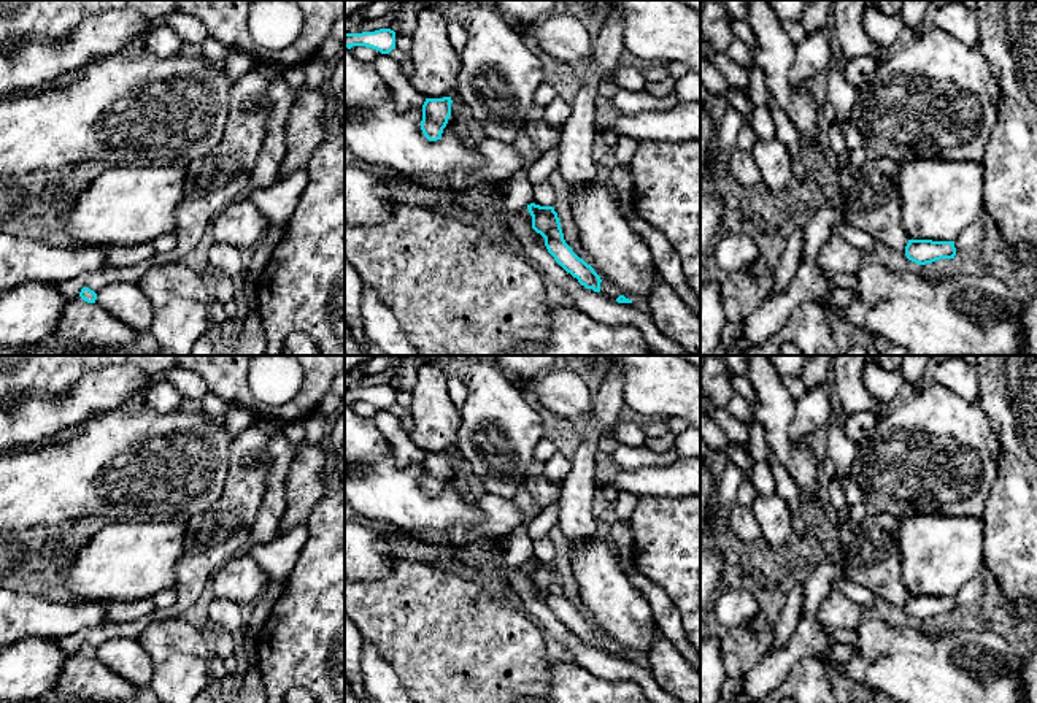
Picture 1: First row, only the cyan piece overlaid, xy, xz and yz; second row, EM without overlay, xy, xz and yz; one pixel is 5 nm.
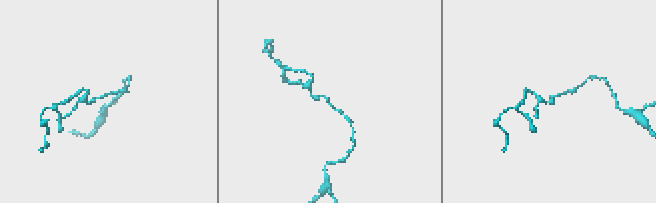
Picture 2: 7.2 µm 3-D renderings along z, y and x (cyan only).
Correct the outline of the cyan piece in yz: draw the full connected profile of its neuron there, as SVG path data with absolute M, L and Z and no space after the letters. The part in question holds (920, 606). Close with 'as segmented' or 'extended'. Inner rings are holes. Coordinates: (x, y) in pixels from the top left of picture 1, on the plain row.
M908 595L905 601L908 616L926 620L940 614L954 614L954 597Z; as segmented

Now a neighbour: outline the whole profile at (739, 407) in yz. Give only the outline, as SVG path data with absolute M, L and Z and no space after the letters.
M732 394L731 400L724 408L731 416L748 422L753 417L753 408L748 398L742 397L740 394Z

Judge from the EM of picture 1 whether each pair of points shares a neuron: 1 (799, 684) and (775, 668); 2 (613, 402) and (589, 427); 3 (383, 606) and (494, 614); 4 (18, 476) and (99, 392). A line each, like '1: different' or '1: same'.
1: different
2: same
3: same
4: different

